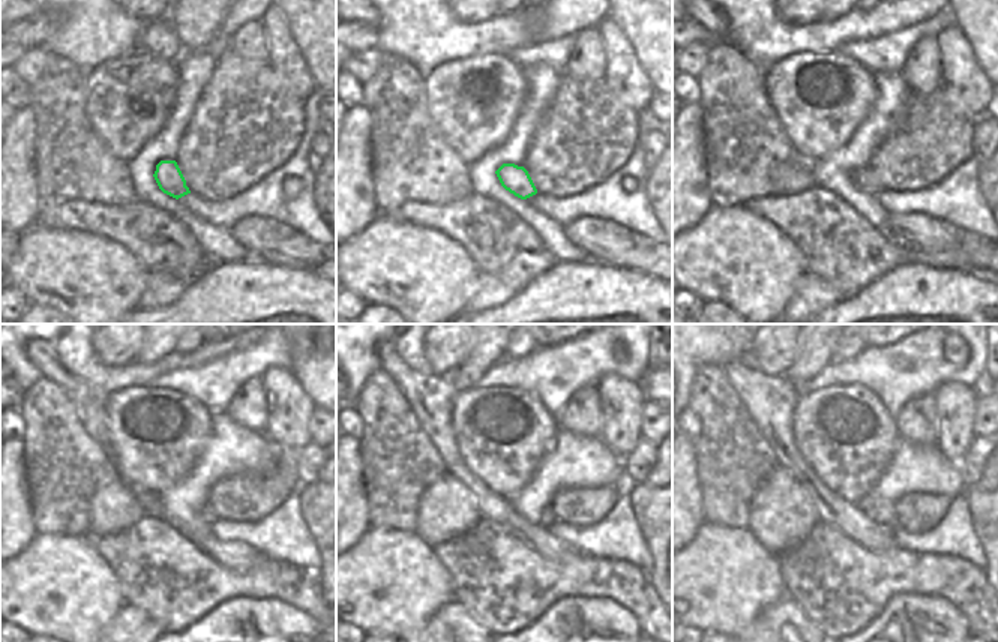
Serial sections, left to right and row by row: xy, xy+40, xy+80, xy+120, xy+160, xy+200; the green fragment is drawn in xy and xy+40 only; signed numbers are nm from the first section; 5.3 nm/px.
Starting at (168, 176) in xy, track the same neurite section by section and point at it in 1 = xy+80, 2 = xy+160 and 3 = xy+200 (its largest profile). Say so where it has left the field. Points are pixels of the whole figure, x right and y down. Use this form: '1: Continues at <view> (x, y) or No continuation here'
1: Continues at xy+80 (866, 180)
2: Continues at xy+160 (547, 516)
3: Continues at xy+200 (884, 515)

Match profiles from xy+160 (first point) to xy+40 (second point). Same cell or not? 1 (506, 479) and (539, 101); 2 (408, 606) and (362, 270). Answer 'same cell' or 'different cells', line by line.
1: different cells
2: same cell

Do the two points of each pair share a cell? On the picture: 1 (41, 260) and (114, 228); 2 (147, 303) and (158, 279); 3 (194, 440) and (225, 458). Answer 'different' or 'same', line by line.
1: different
2: same
3: different

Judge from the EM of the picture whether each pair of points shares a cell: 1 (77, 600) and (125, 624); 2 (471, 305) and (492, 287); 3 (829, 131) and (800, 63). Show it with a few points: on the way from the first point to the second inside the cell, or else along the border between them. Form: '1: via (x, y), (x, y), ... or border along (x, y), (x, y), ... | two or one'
1: border along (125, 603), (104, 626) | two
2: via (476, 303), (488, 291) | one
3: via (815, 114), (797, 95), (794, 80) | one

